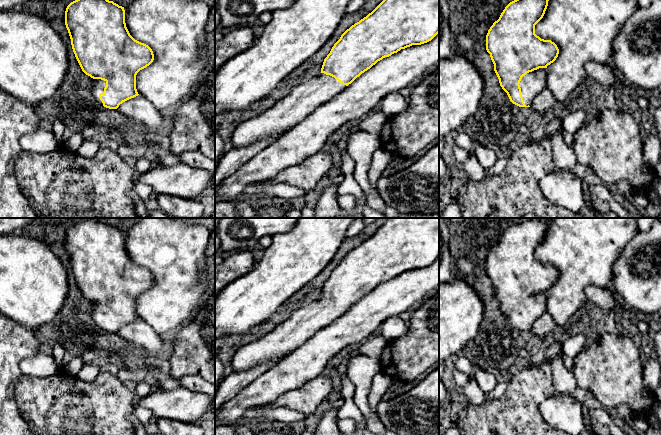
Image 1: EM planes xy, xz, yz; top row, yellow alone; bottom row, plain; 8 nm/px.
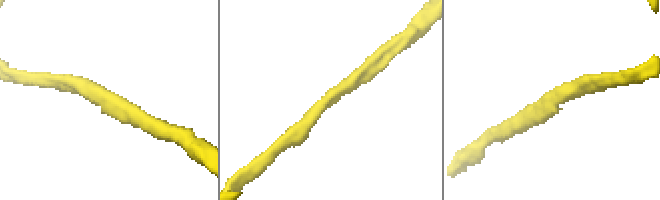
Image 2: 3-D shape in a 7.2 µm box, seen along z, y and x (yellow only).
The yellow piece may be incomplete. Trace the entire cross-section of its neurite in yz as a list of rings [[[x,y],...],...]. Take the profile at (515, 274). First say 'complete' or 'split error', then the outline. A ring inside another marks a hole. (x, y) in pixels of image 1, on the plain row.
split error; [[[525,219],[510,226],[486,259],[486,274],[494,288],[500,310],[510,325],[519,331],[530,331],[534,321],[546,312],[546,292],[559,278],[554,266],[535,258],[535,249],[543,242],[548,225],[547,221]]]

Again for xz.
split error; [[[388,218],[366,241],[352,249],[324,283],[321,297],[295,312],[263,337],[240,347],[232,358],[236,372],[267,361],[279,361],[320,329],[327,327],[378,285],[412,269],[431,265],[439,257],[439,218]]]

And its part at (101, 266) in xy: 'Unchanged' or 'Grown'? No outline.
Grown

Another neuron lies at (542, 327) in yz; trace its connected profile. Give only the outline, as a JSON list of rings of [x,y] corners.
[[[546,311],[534,321],[530,331],[535,335],[537,340],[541,342],[544,338],[551,335],[556,326],[555,321]]]

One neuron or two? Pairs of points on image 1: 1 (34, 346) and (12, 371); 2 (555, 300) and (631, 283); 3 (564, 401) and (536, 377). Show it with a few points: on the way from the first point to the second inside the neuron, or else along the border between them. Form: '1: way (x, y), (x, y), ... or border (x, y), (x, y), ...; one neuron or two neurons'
1: way (26, 348), (12, 363); one neuron
2: border (615, 261), (611, 284); two neurons
3: border (556, 393), (544, 399), (538, 408); two neurons

